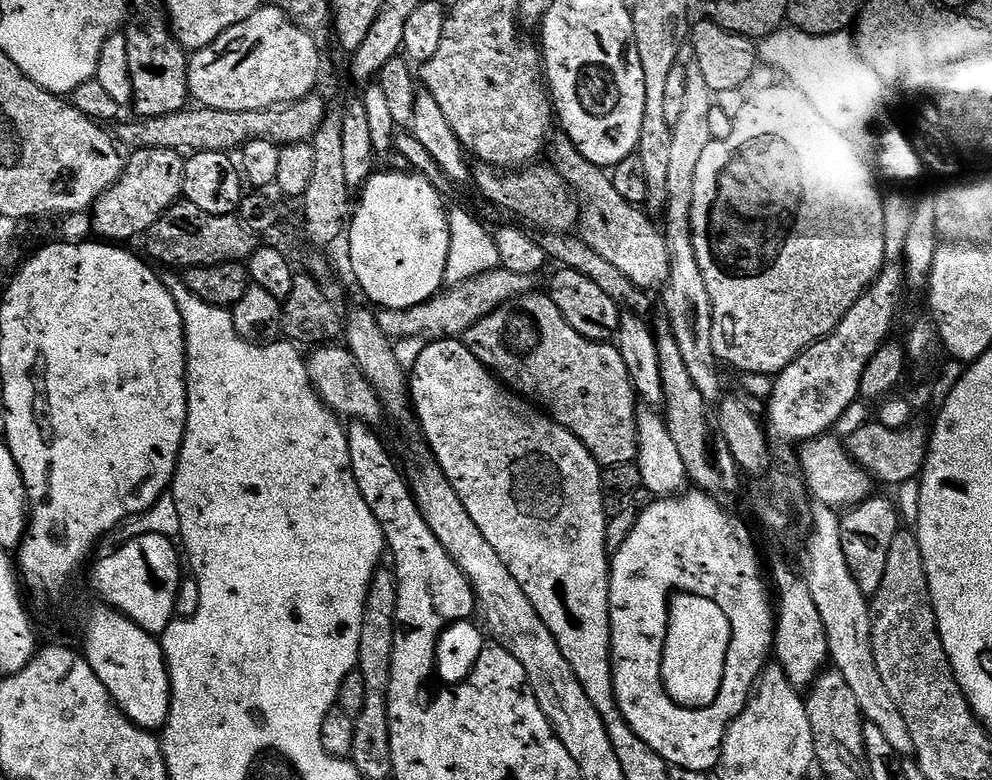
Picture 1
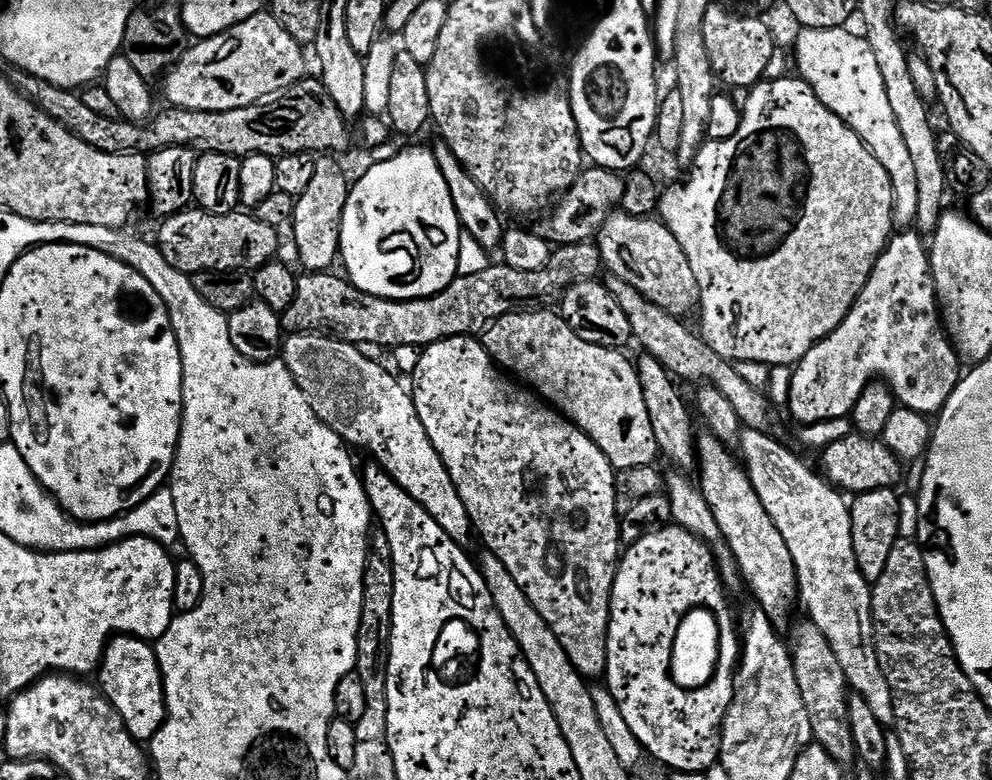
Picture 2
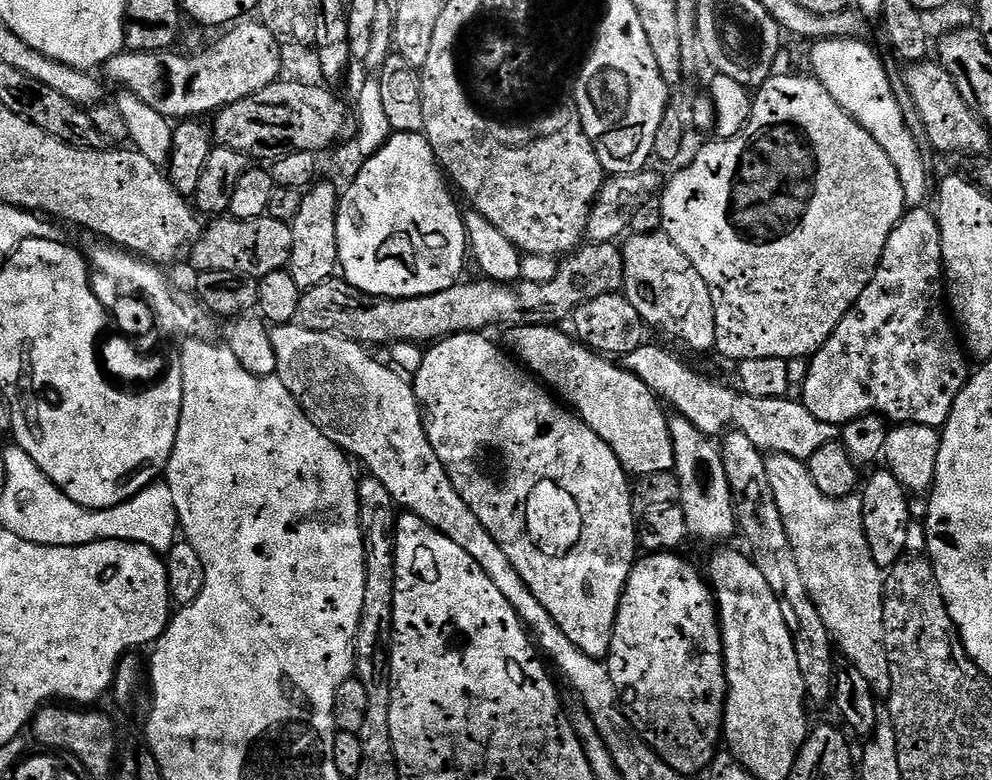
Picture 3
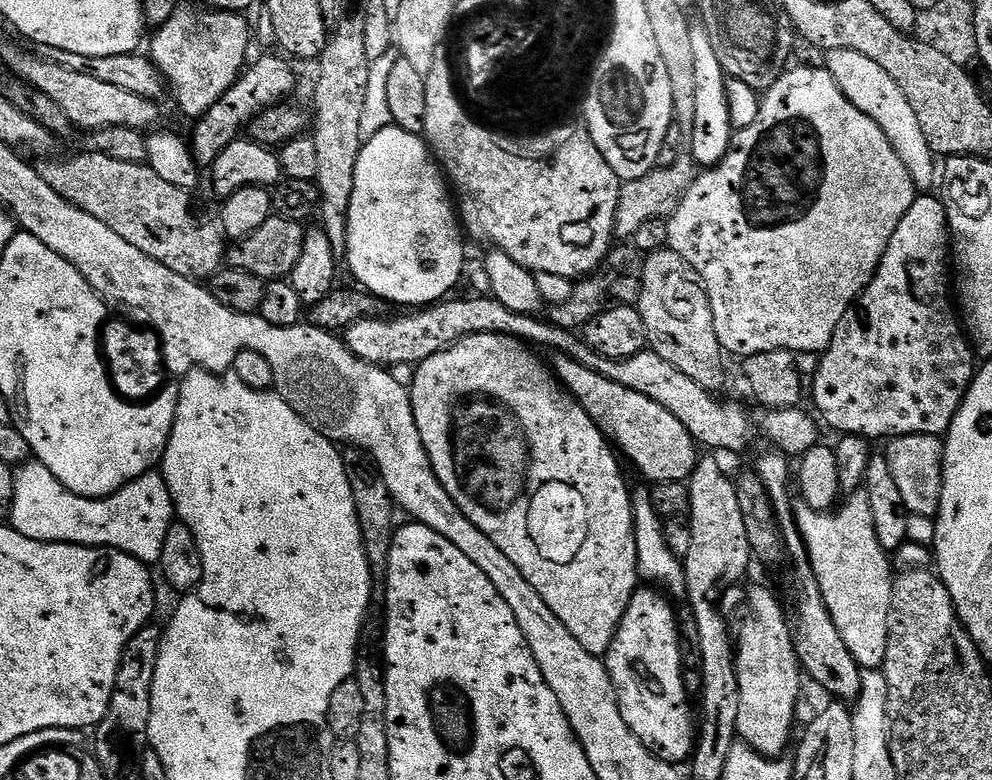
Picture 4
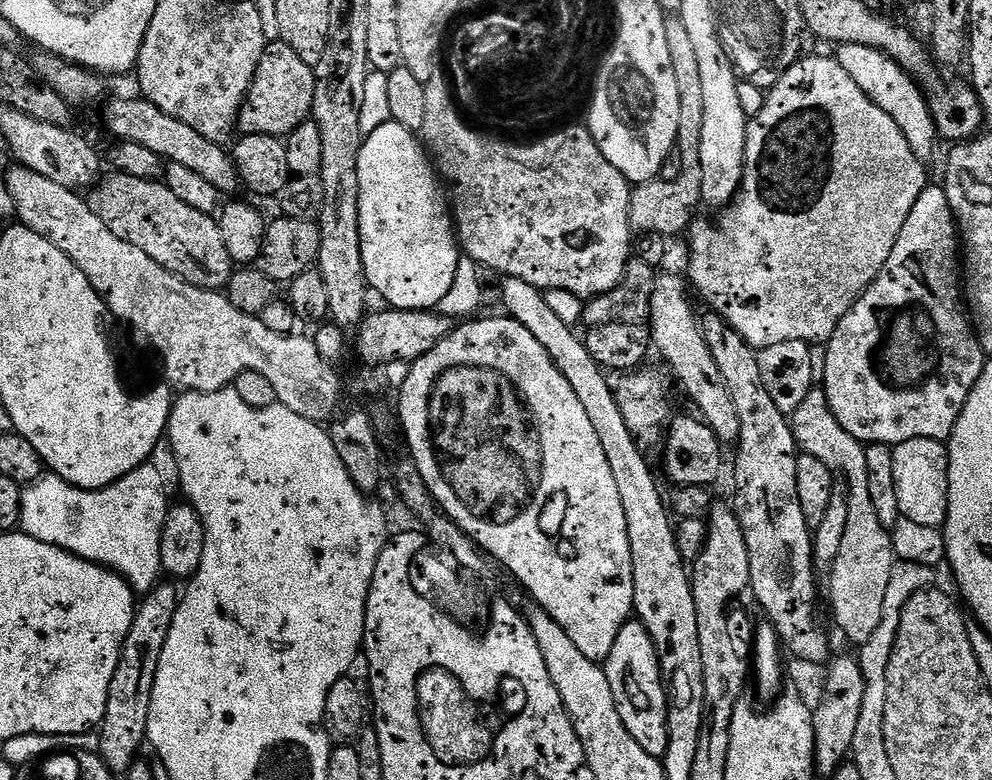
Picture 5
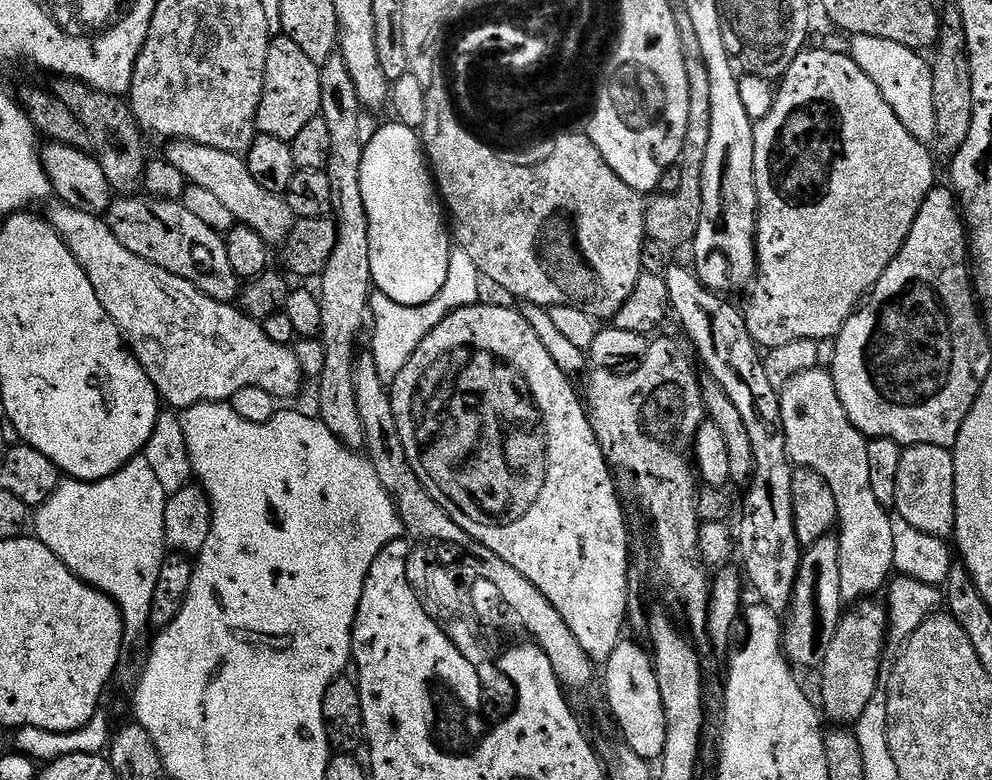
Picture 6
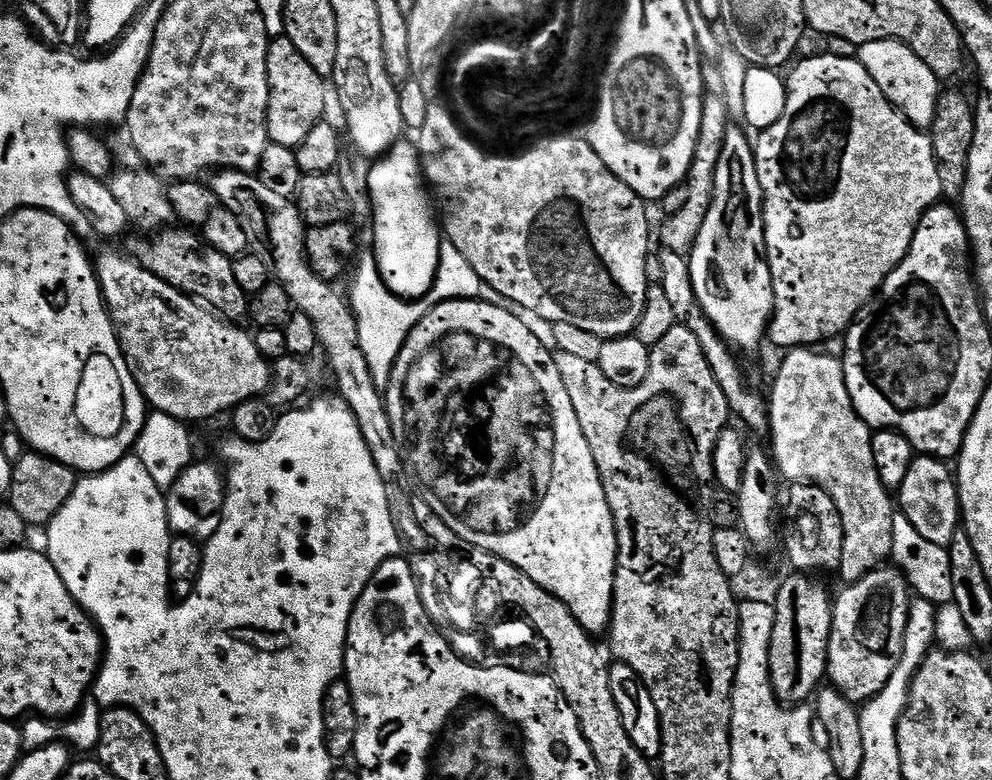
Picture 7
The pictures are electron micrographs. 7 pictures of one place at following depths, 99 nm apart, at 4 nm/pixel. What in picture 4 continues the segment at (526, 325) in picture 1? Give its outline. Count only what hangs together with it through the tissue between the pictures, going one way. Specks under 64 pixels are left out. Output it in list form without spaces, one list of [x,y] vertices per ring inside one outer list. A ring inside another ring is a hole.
[[[557,355],[555,359],[556,379],[575,396],[576,403],[584,407],[586,414],[590,414],[592,421],[615,445],[625,461],[628,459],[652,484],[687,481],[698,459],[698,445],[690,430],[686,430],[686,426],[682,426],[682,422],[666,410],[666,406],[658,406],[658,402],[646,398],[646,394],[638,394],[638,390],[618,386],[618,382],[607,380],[569,356]]]

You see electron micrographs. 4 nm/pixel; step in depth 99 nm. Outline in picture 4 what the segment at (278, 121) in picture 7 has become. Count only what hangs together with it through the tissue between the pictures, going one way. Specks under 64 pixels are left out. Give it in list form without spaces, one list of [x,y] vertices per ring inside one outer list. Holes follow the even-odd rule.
[[[283,55],[280,56],[260,56],[256,61],[253,59],[245,67],[236,85],[226,90],[226,94],[222,94],[222,98],[218,98],[218,102],[214,102],[214,106],[210,106],[210,110],[206,110],[206,114],[193,123],[196,125],[192,128],[192,136],[190,135],[190,147],[192,157],[201,169],[211,169],[218,154],[222,154],[222,150],[226,150],[226,146],[230,146],[230,142],[241,135],[240,127],[243,124],[244,127],[251,125],[252,119],[263,108],[273,108],[275,104],[291,97],[288,95],[296,88],[296,72],[287,64],[289,61]]]

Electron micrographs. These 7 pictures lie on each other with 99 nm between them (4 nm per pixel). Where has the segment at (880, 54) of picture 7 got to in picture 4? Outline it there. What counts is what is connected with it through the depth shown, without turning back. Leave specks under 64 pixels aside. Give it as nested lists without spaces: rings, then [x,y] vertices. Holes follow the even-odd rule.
[[[834,50],[827,53],[826,60],[828,73],[834,82],[838,82],[842,94],[846,94],[846,98],[850,98],[850,102],[854,102],[862,114],[878,122],[890,146],[894,146],[894,154],[898,154],[898,158],[902,158],[902,166],[910,170],[910,178],[916,189],[924,194],[931,193],[935,189],[932,187],[938,184],[938,157],[930,142],[926,142],[922,125],[918,123],[914,109],[910,107],[906,94],[902,94],[898,82],[894,82],[894,78],[890,78],[890,74],[886,74],[878,62],[870,62],[870,58],[866,58],[866,54],[858,54],[858,50]]]

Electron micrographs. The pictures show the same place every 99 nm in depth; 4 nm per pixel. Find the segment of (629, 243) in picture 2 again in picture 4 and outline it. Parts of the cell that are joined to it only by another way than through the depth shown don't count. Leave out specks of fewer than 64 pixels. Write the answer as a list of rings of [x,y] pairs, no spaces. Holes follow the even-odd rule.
[[[669,247],[647,253],[643,261],[638,307],[642,322],[646,322],[648,348],[666,358],[670,366],[678,366],[686,378],[698,382],[707,392],[719,393],[724,384],[725,357],[718,334],[714,334],[714,314],[703,284],[692,267]]]

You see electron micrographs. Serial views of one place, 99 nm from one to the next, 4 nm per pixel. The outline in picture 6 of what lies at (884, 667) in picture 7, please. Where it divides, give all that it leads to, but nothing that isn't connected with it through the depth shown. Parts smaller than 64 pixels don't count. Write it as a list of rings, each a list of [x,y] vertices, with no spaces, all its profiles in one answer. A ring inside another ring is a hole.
[[[865,598],[841,615],[840,625],[834,634],[834,642],[830,642],[830,650],[826,650],[824,663],[818,669],[820,675],[818,704],[823,715],[836,723],[833,725],[859,724],[866,706],[870,706],[870,698],[874,698],[874,694],[881,687],[880,659],[884,656],[884,635],[887,637],[890,629],[888,609],[878,601],[876,598]]]

